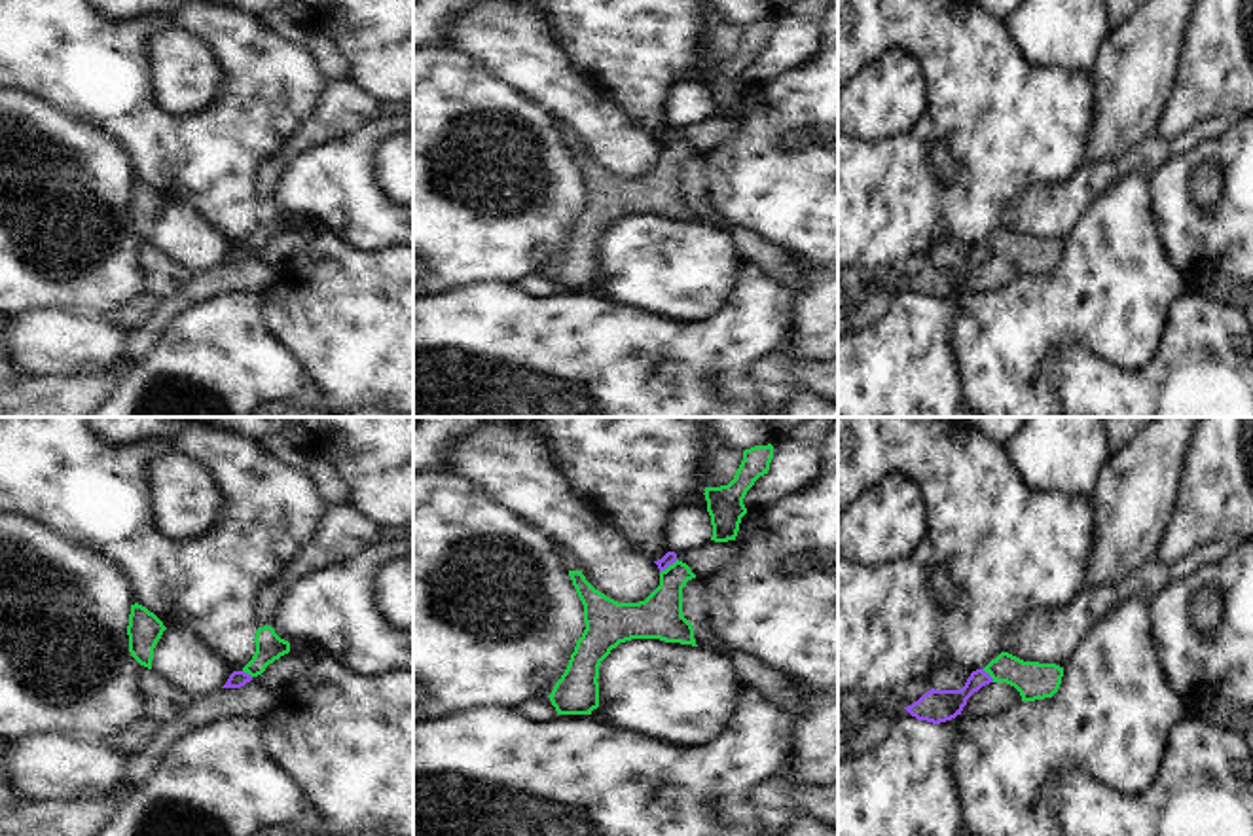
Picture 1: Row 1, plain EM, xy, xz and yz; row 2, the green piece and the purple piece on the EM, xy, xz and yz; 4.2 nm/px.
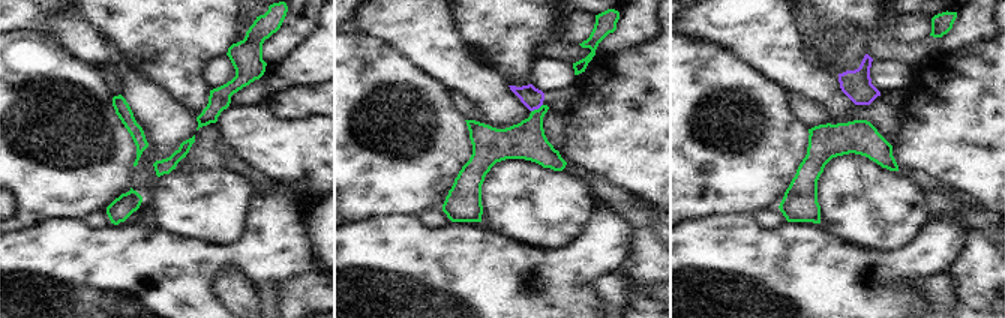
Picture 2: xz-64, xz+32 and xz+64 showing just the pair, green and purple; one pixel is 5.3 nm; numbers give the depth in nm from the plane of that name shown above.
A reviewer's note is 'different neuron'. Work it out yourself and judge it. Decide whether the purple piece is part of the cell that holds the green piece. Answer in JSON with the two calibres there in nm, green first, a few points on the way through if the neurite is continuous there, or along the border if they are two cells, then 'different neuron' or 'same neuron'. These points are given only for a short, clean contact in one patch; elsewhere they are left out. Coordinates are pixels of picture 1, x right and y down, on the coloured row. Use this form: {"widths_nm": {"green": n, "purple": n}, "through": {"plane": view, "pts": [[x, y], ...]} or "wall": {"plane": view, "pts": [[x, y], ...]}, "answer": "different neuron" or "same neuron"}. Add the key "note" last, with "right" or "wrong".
{"widths_nm": {"green": 190, "purple": 60}, "wall": {"plane": "xz", "pts": [[677, 560], [660, 573]]}, "answer": "different neuron", "note": "right"}

